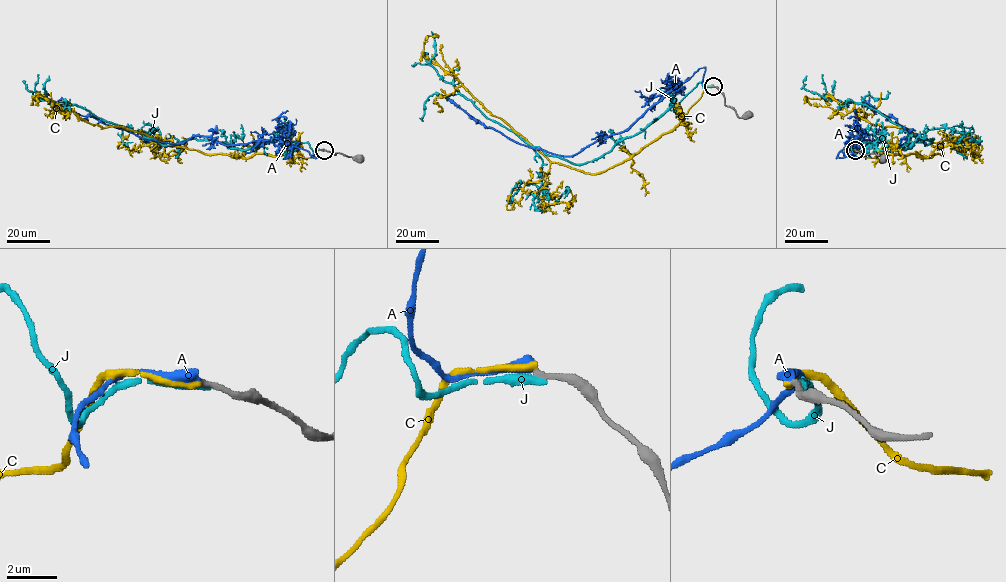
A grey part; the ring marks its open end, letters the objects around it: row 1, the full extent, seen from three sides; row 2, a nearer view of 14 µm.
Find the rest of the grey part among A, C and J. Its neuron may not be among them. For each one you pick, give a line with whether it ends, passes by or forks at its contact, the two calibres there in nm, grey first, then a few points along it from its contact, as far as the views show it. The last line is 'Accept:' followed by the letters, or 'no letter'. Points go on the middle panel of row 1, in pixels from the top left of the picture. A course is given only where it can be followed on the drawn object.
J: it ends there; 280 nm thick on the grey side, 360 nm on the other; it runs (713, 86), (699, 82), (610, 151), (574, 164), (525, 142), (445, 82), (430, 64), (434, 34), (438, 37)
Accept: J

